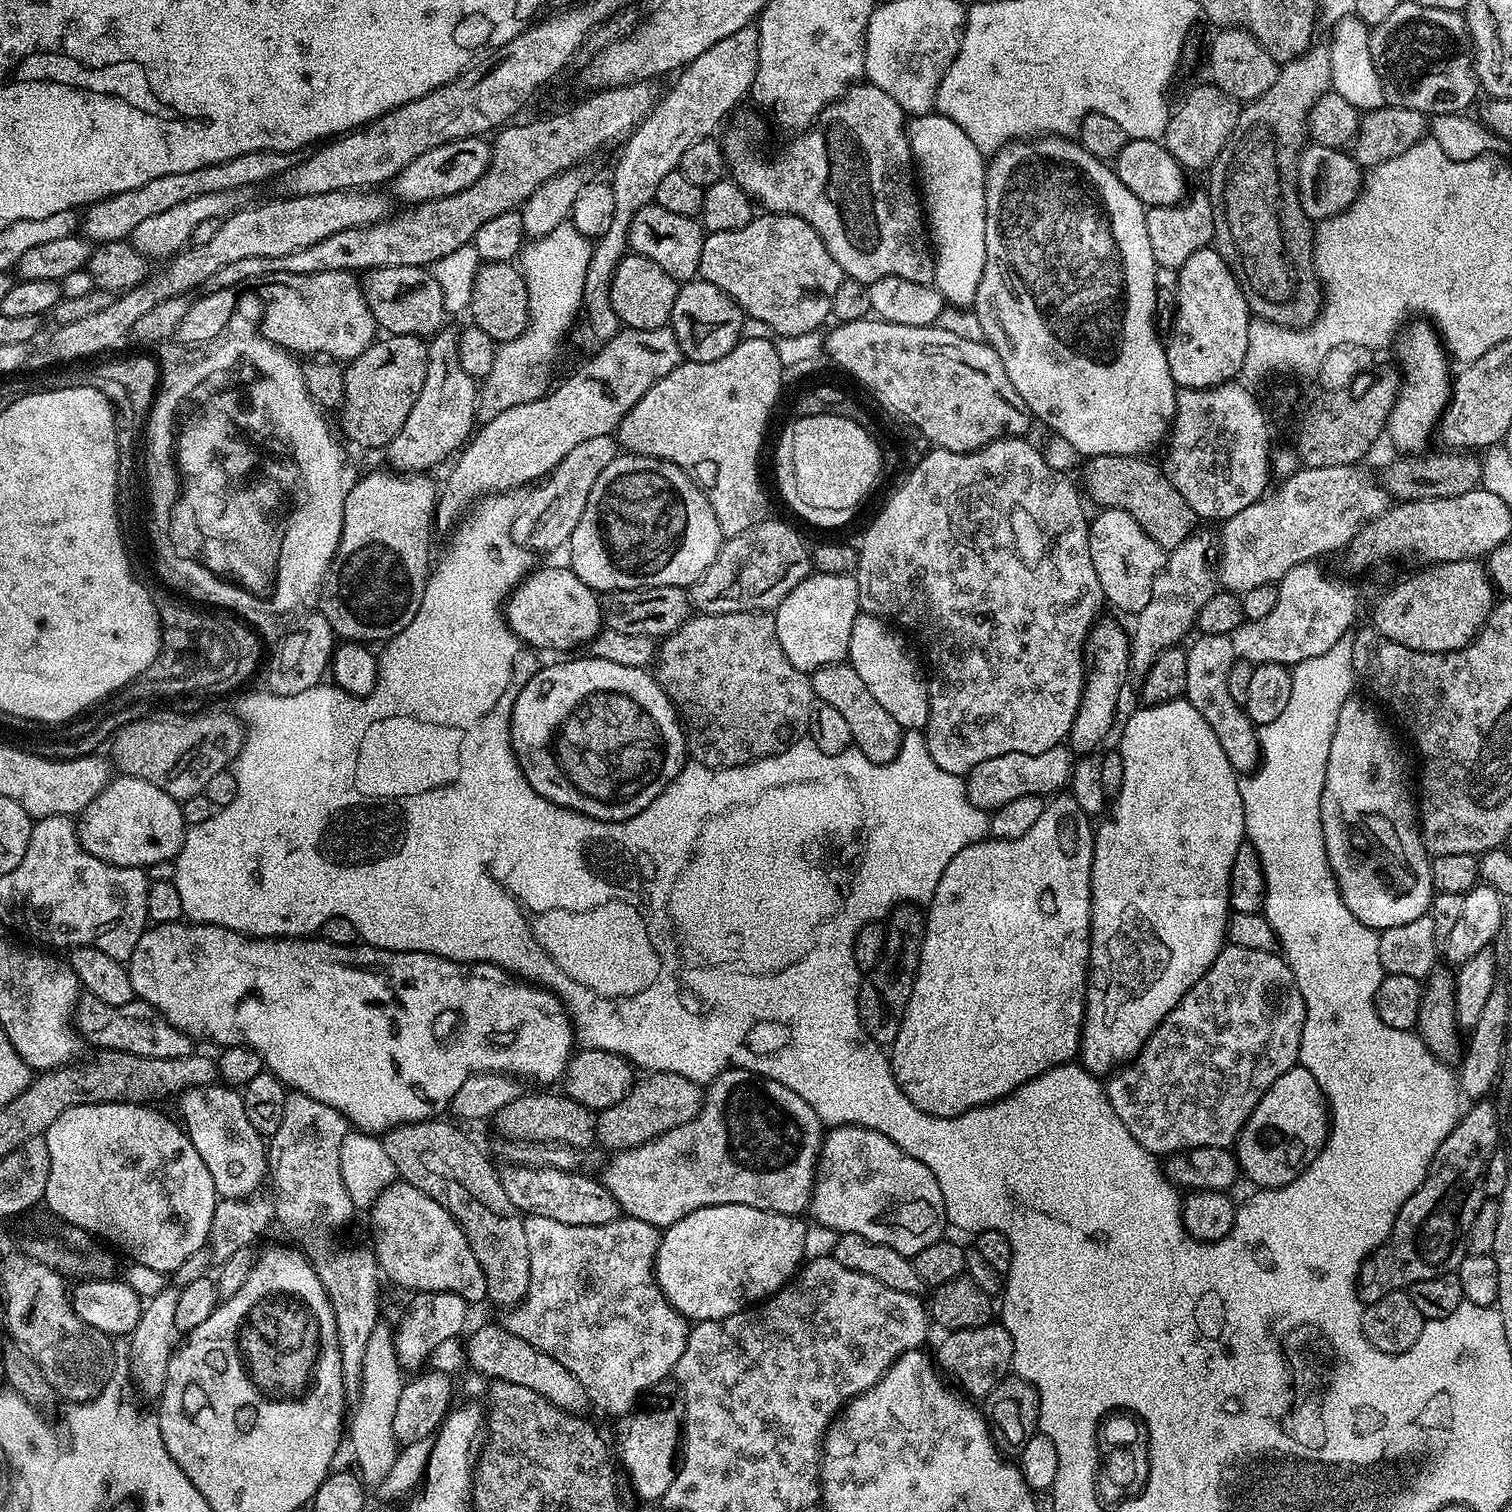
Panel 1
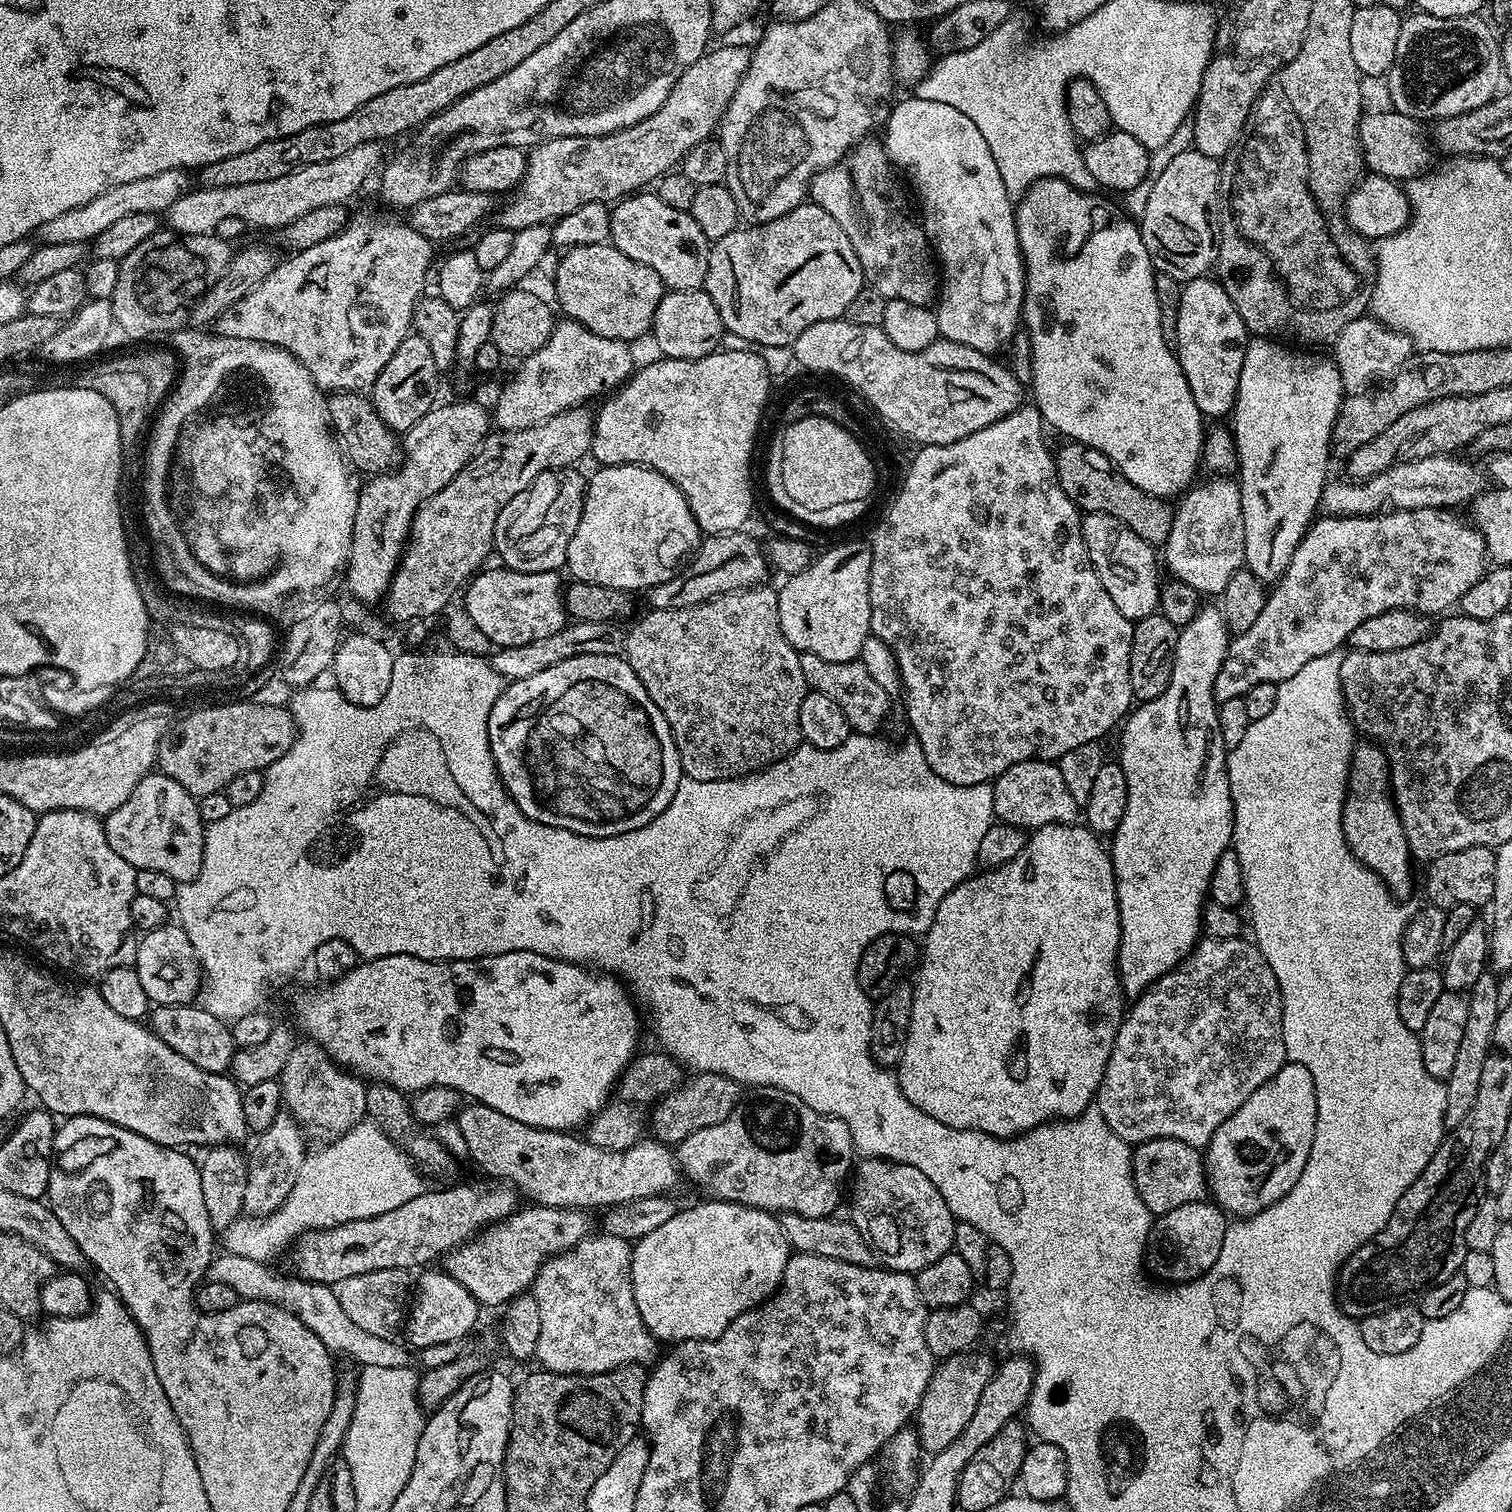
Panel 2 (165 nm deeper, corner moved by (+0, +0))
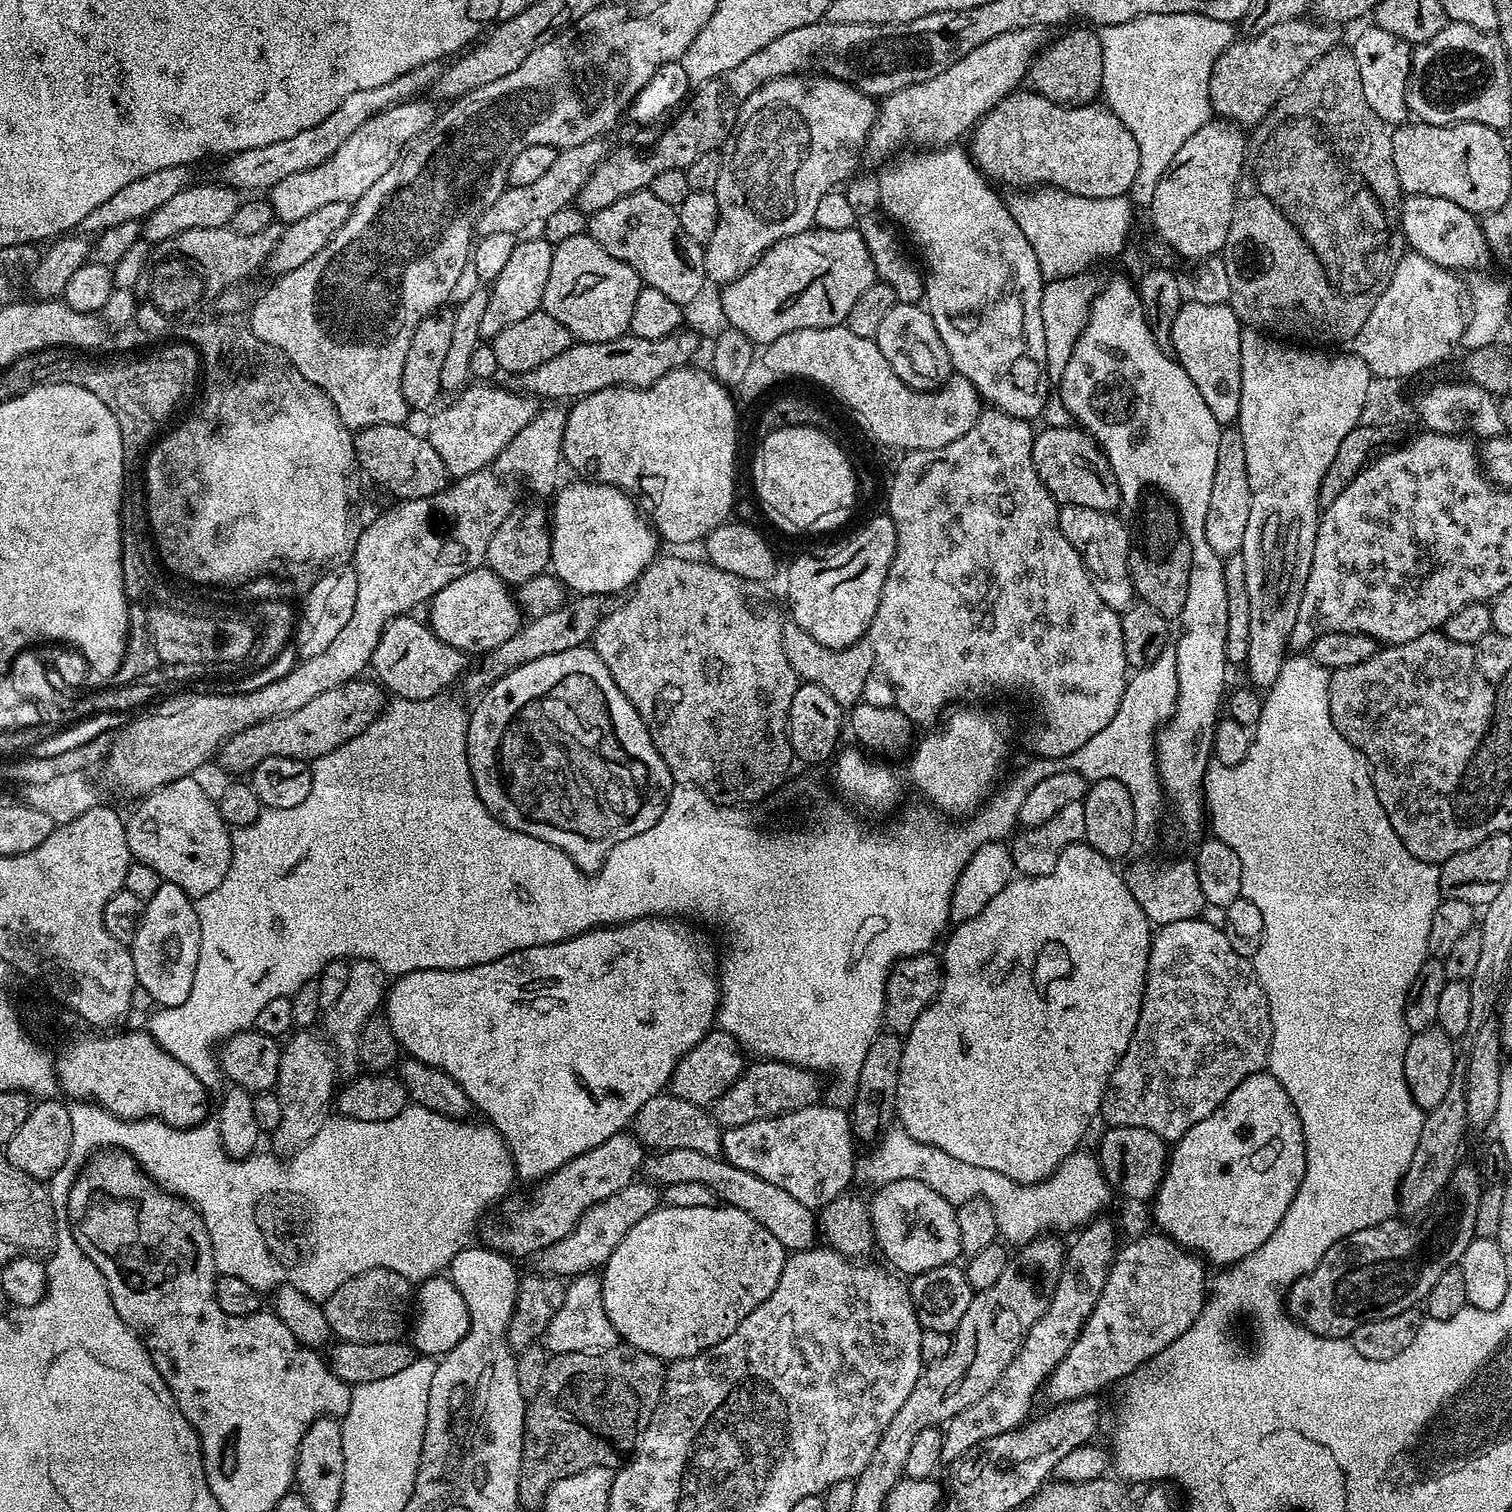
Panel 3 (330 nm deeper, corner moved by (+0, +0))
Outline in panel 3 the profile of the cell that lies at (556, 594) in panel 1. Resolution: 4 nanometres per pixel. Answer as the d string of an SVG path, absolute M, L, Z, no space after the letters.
M487 566L470 570L462 574L462 578L454 578L454 582L442 586L442 590L432 597L426 611L426 624L431 632L465 654L483 654L502 646L506 638L514 638L522 623L522 609L517 597L510 591L509 585Z

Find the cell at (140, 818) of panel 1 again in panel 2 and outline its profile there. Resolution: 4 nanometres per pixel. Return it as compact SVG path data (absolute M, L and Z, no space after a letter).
M153 770L134 786L134 794L103 817L106 838L111 848L140 870L158 870L168 874L177 885L198 878L204 857L205 823L198 814L197 797L191 796L174 778Z

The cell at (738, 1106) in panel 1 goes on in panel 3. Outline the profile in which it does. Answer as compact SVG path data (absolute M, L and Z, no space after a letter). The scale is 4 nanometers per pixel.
M817 1102L781 1116L723 1129L720 1138L723 1159L738 1166L738 1170L758 1174L765 1182L782 1186L802 1206L813 1210L825 1208L831 1200L849 1191L848 1183L852 1176L854 1180L858 1168L858 1155L849 1113L822 1105Z

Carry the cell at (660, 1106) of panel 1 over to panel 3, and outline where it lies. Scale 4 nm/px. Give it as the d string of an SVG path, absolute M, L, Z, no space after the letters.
M760 1058L757 1064L749 1063L744 1073L735 1080L710 1106L712 1116L721 1129L746 1126L766 1118L781 1116L799 1108L807 1108L821 1099L817 1073L811 1068L799 1068L781 1060Z

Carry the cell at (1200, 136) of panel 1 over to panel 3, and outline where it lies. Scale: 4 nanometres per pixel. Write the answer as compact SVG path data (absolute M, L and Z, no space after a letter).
M1308 19L1278 22L1262 30L1262 34L1229 44L1210 74L1210 102L1217 117L1236 126L1259 124L1311 64L1341 43L1333 25Z

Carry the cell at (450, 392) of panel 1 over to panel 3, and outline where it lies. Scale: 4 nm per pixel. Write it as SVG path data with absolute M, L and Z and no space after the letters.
M544 238L521 239L517 242L506 261L506 267L502 269L502 274L498 274L498 278L491 281L487 289L486 310L482 313L482 322L478 325L481 337L497 336L502 330L506 330L506 326L514 326L514 322L522 322L522 318L541 311L543 290L546 288L546 280L550 273L552 251L553 245Z

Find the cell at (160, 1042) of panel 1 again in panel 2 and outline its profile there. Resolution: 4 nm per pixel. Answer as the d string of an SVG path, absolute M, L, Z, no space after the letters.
M161 1004L153 1007L150 1012L150 1027L153 1034L162 1038L174 1054L182 1054L182 1058L194 1062L207 1072L227 1073L232 1067L232 1055L237 1052L236 1043L232 1040L231 1027L219 1020L205 1008L191 1004Z

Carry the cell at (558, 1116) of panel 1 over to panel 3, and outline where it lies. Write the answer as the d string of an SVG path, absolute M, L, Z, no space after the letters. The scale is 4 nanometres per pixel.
M661 1094L650 1098L643 1104L630 1125L639 1144L648 1150L698 1150L698 1154L710 1154L719 1157L722 1129L712 1116L711 1111L697 1106L694 1102L686 1102L671 1094Z

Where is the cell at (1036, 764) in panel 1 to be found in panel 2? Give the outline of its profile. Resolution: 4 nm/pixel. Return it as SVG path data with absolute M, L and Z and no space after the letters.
M1023 760L1010 766L991 781L994 817L999 823L1013 824L1021 830L1035 830L1047 824L1075 824L1078 805L1062 778L1059 763L1051 760Z

